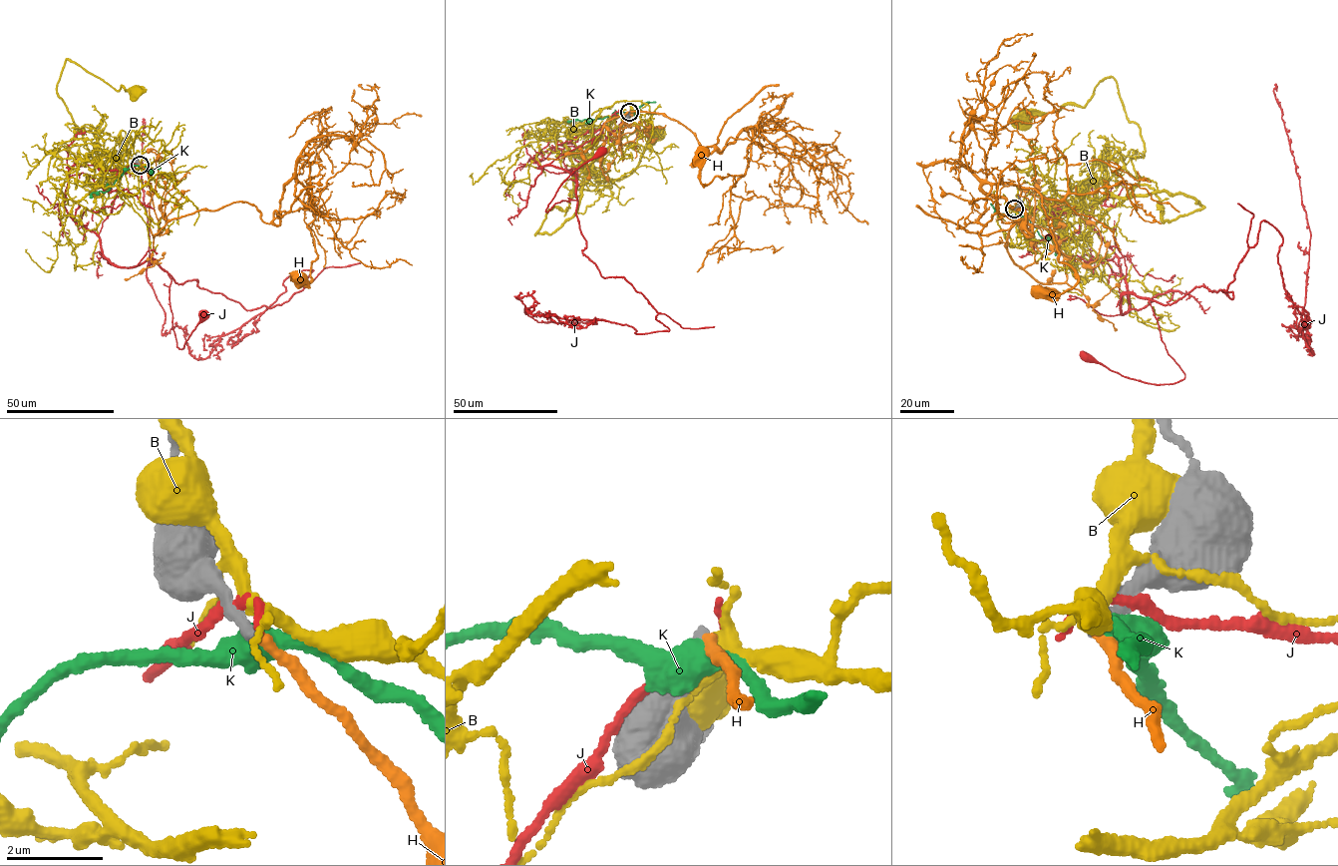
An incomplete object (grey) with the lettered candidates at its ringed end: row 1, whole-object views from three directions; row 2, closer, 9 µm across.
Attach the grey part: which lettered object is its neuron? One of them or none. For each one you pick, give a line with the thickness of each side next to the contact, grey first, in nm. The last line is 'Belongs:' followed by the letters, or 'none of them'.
H: Thickness 260 nm (grey) against 240 nm
Belongs: H

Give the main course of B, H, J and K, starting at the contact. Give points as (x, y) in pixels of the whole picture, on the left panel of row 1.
B: (140, 164), (130, 148), (121, 174), (103, 179), (57, 90), (68, 58), (116, 90), (122, 86), (137, 92)
H: (140, 164), (154, 237), (239, 202), (272, 222), (297, 180), (317, 258), (308, 283), (297, 277)
J: (139, 163), (125, 173), (73, 166), (64, 208), (115, 265), (151, 258), (167, 272), (180, 349), (203, 315)
K: (140, 164), (125, 170), (108, 191), (92, 193), (90, 198)

